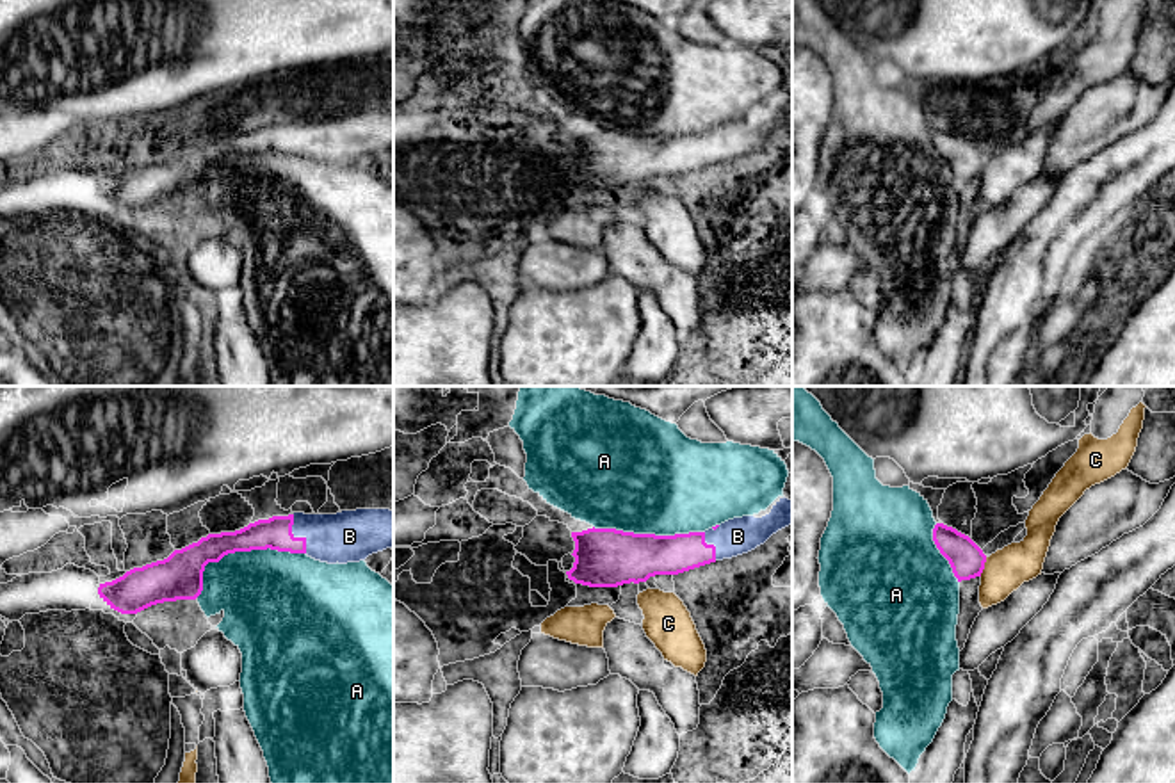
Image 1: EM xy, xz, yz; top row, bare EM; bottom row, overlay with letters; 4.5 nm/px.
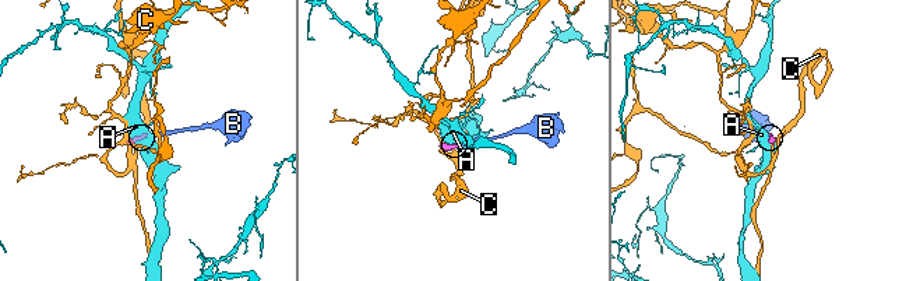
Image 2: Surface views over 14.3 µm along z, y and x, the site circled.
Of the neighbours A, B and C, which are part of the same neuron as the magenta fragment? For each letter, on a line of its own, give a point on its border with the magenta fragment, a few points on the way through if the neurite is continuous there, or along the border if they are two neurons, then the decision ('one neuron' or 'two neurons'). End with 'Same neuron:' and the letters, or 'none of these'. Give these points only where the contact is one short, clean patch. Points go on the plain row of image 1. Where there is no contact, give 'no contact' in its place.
A: contact xy (239, 152); two neurons
B: contact xy (296, 139); way xy (276, 134), (296, 139), (349, 137); one neuron
C: contact yz (983, 168); two neurons
Same neuron: B

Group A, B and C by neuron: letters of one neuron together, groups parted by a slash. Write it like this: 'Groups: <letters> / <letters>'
Groups: A / B / C

